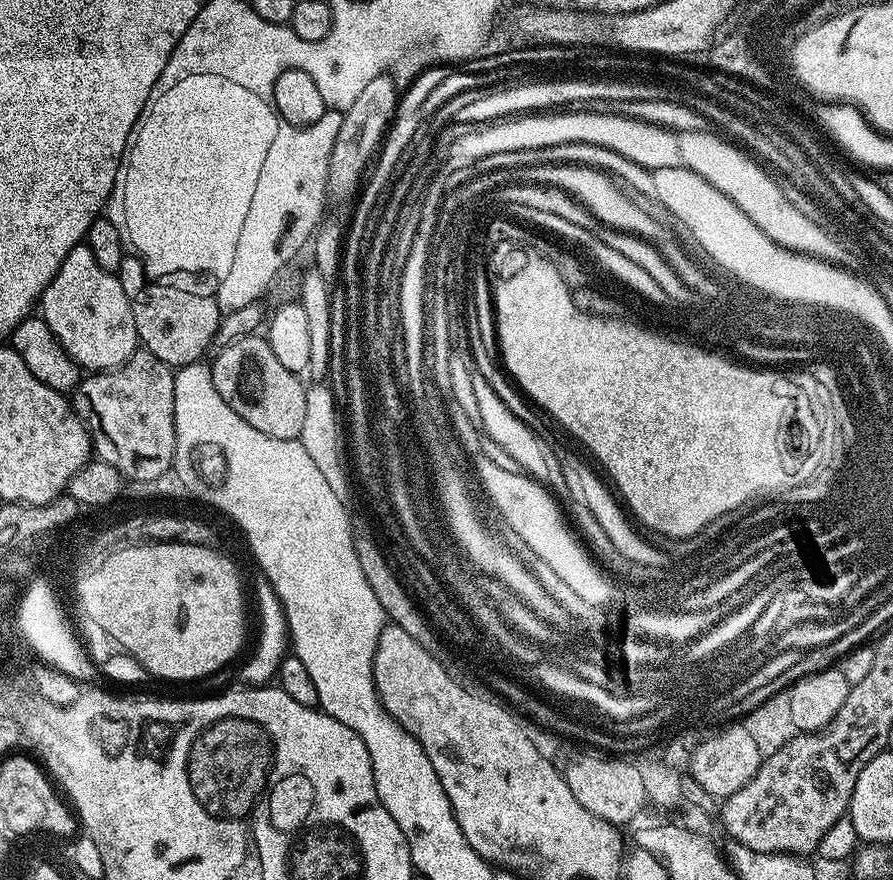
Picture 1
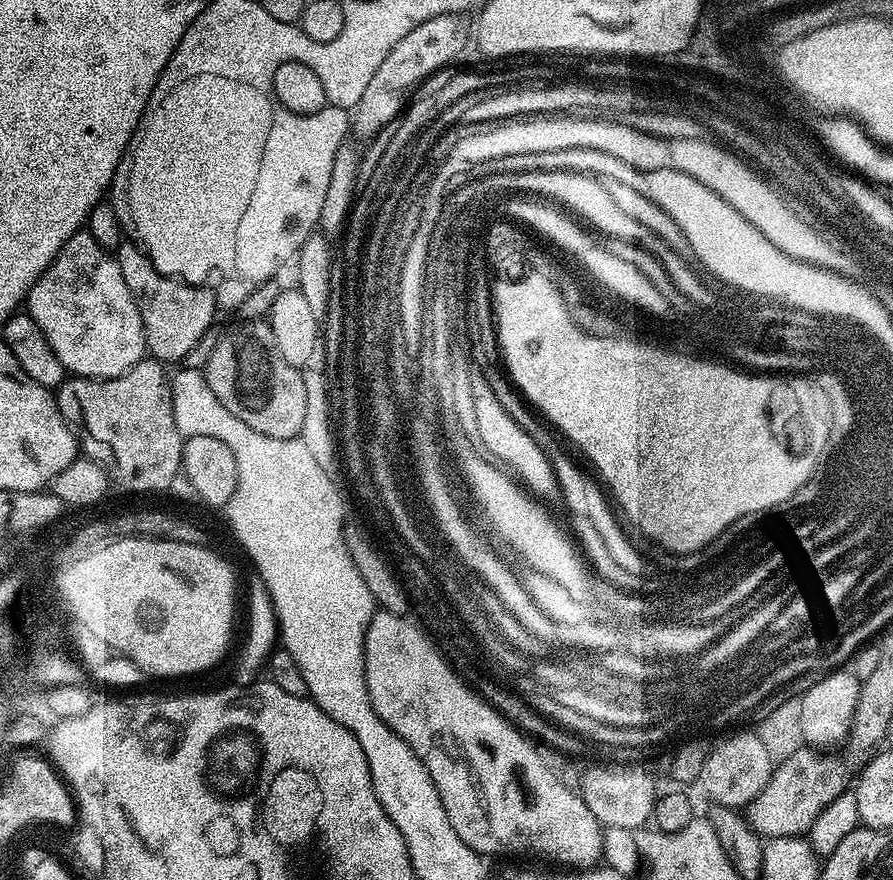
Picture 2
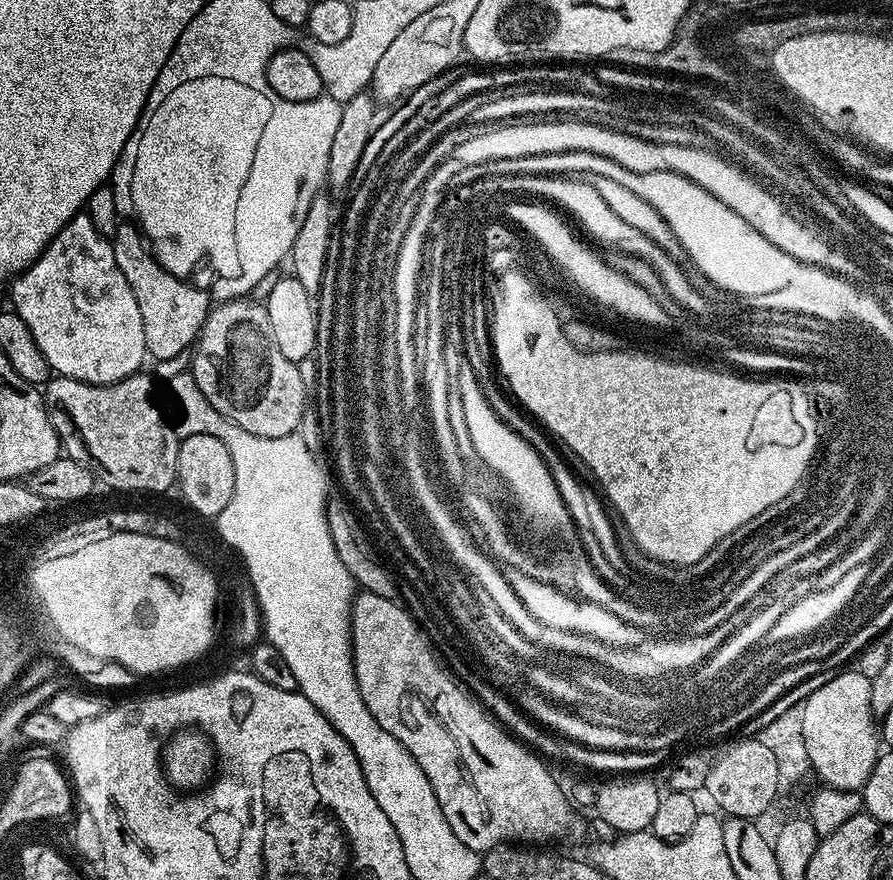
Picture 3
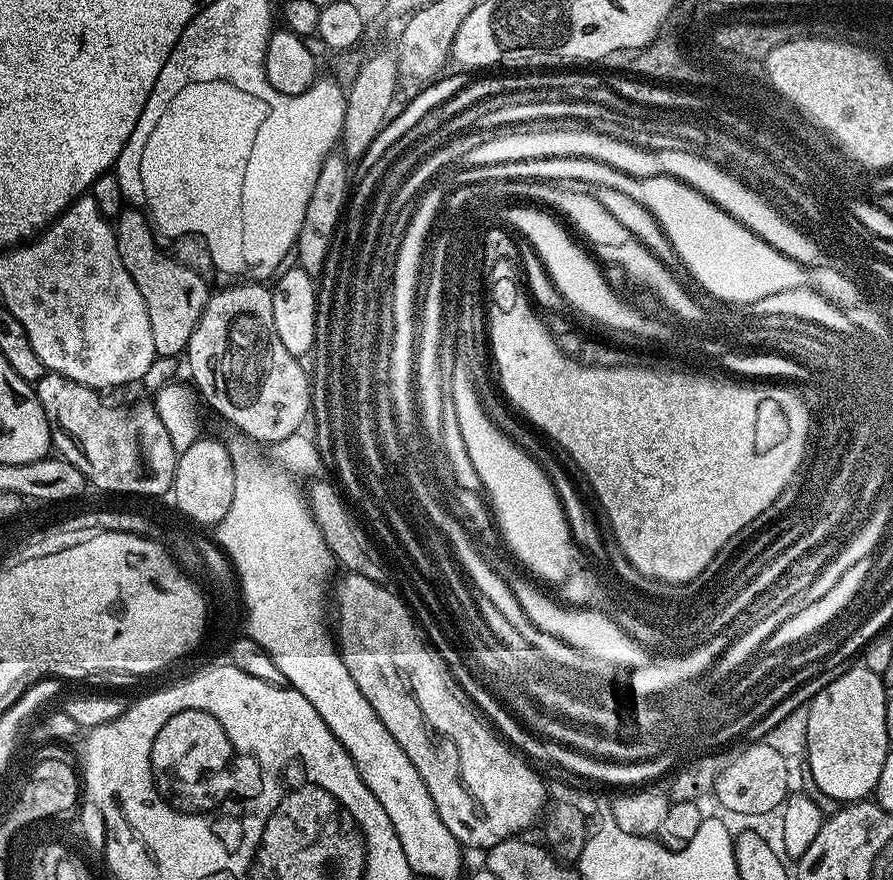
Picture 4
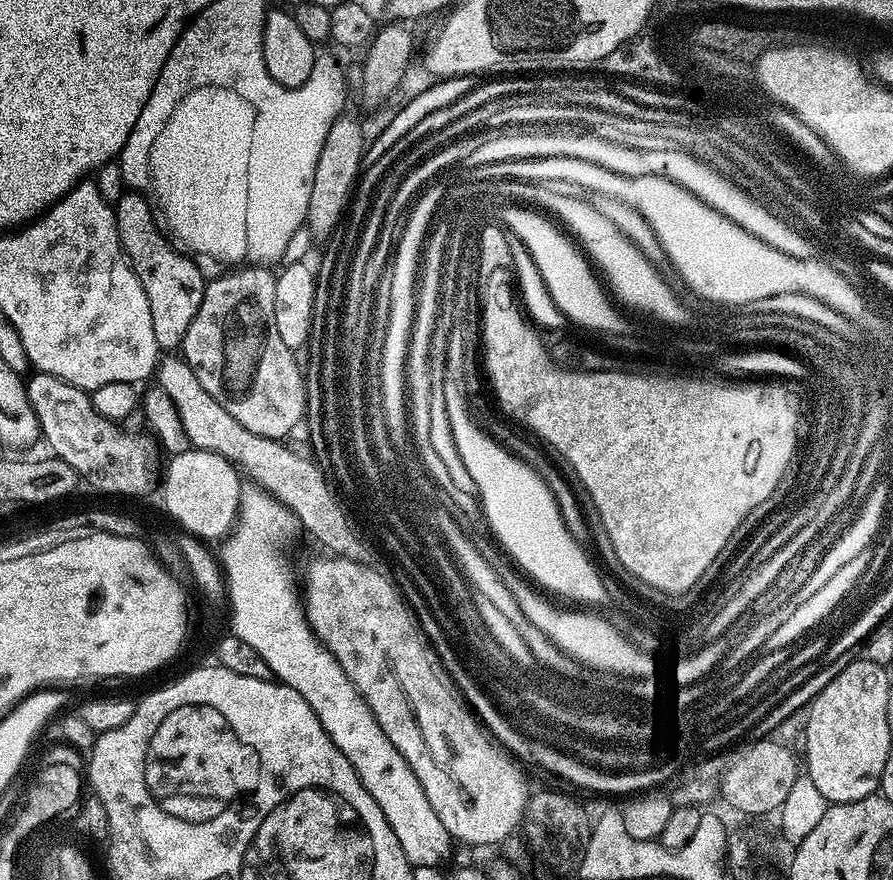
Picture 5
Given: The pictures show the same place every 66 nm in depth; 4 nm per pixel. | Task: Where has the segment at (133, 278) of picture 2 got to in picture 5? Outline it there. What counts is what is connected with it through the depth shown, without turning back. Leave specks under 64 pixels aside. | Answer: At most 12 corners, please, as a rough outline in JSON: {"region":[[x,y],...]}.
{"region":[[125,191],[118,238],[150,302],[156,345],[179,349],[206,277]]}

